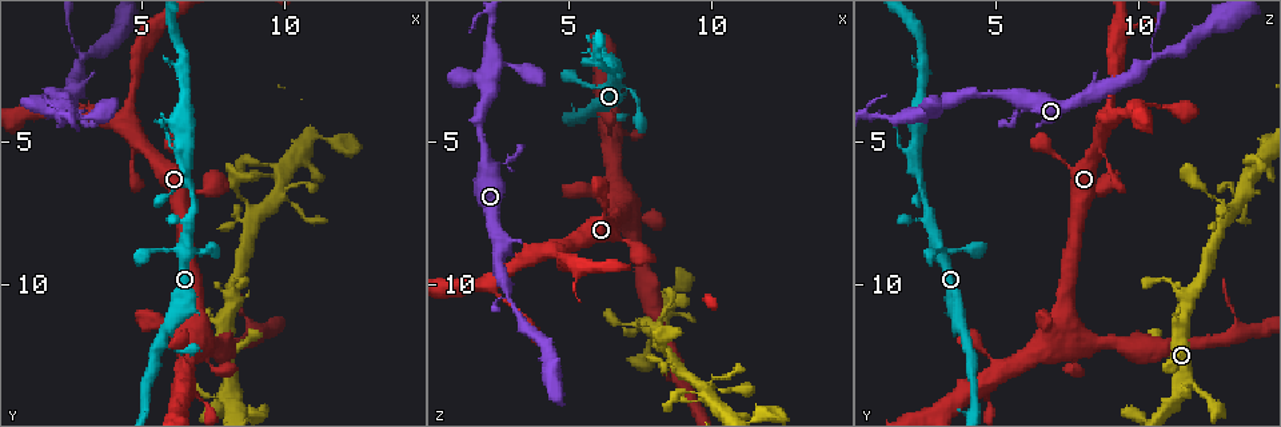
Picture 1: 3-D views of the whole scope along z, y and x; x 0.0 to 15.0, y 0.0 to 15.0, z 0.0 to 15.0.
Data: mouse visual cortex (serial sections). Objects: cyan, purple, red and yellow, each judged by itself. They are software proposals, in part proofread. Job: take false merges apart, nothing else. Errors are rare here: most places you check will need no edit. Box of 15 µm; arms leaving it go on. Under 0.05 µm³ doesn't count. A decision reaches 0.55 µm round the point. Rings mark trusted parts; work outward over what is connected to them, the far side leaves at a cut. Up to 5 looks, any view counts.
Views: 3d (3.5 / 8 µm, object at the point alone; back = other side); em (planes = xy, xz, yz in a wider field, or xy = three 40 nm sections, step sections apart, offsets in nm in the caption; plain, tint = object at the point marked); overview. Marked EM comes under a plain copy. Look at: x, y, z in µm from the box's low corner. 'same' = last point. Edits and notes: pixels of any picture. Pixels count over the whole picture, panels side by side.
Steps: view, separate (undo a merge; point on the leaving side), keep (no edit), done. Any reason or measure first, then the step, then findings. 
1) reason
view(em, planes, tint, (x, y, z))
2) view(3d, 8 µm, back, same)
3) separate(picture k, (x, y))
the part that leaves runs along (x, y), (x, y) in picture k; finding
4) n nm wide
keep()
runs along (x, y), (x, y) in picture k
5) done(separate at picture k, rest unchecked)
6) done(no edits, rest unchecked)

calibre changes
view(3d, 3.5 µm, (4.5, 6.0, 9.0))

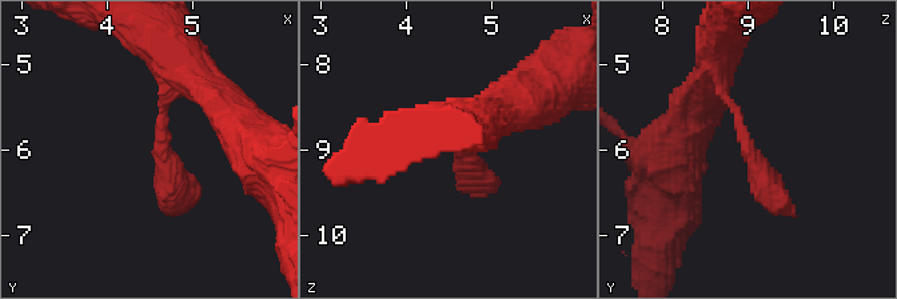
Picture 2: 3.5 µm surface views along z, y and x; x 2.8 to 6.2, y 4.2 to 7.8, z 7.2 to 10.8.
now the EM
view(em, xy, step 3, tint, (4.65, 6.00, 9.05))

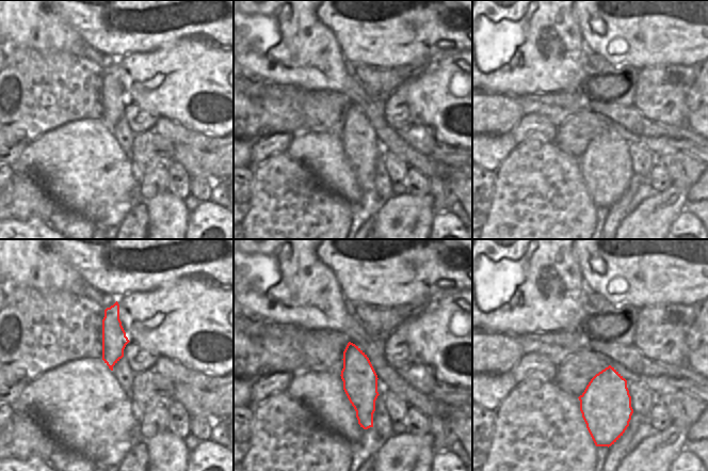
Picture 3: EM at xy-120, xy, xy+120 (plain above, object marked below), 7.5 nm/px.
keep()
runs along (714, 74), (762, 180), (793, 212) in picture 2; continuous, no second cell

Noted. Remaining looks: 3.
three-way junction
view(3d, 3.5 µm, (2.9, 2.0, 10.6))

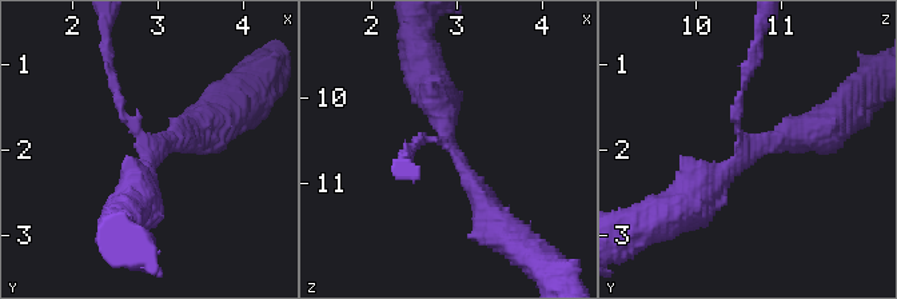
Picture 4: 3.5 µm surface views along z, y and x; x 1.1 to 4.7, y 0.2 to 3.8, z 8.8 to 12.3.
3 arms; arms of 150, 300, 450 nm; need the tissue
view(em, xy, step 2, tint, (2.95, 1.95, 10.60))

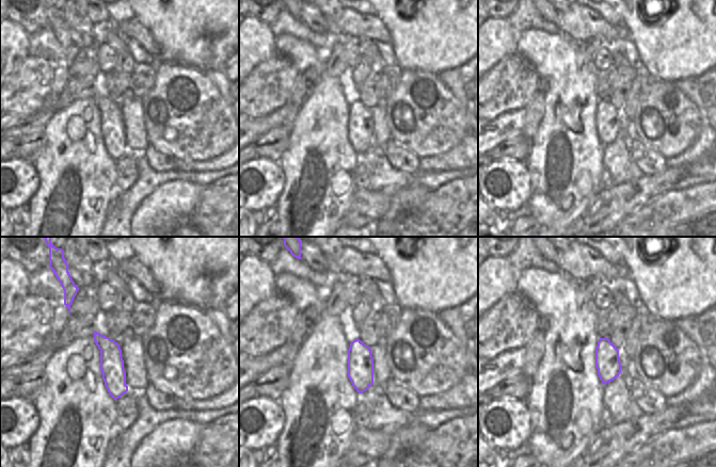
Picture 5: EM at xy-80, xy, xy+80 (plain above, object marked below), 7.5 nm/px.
keep()
runs along (684, 206), (752, 144), (821, 132) in picture 4; one cell here

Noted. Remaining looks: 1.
done(no edits, rest unchecked)

